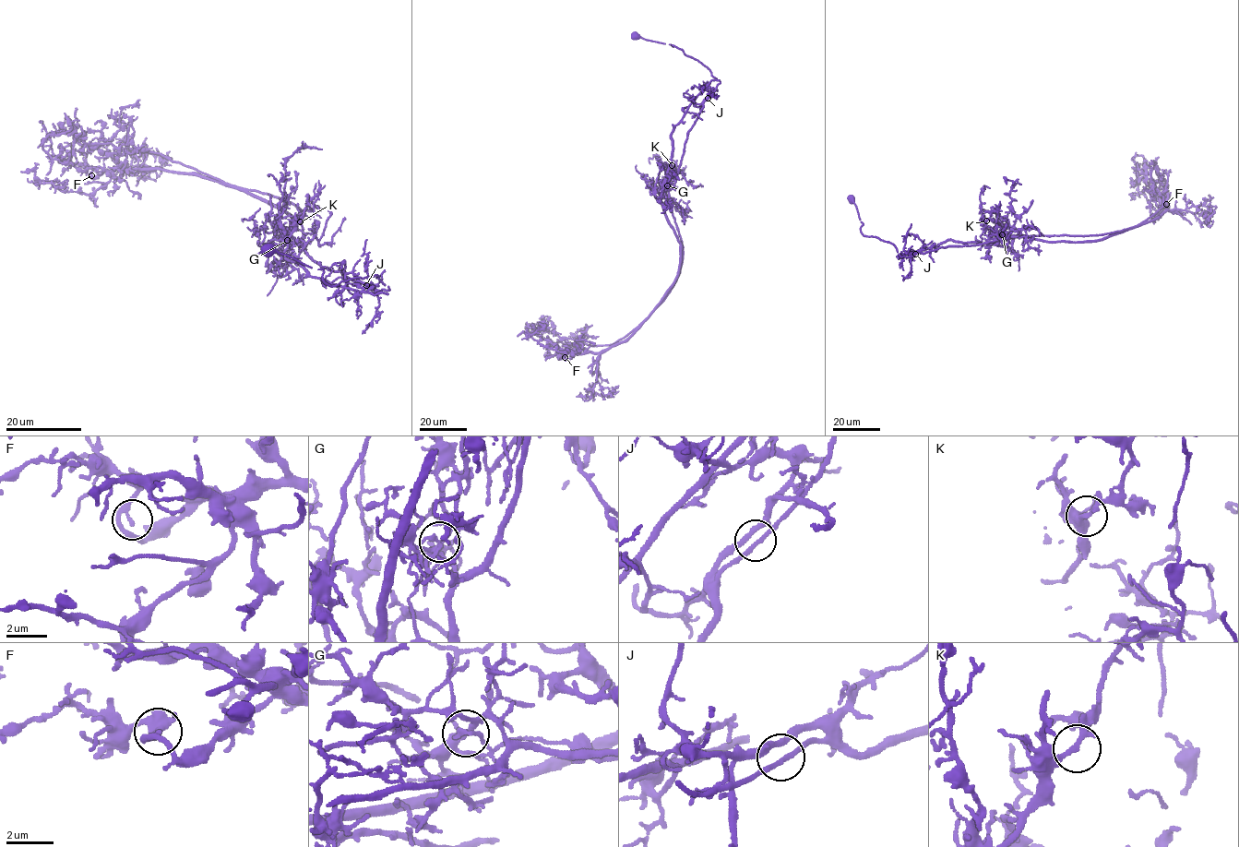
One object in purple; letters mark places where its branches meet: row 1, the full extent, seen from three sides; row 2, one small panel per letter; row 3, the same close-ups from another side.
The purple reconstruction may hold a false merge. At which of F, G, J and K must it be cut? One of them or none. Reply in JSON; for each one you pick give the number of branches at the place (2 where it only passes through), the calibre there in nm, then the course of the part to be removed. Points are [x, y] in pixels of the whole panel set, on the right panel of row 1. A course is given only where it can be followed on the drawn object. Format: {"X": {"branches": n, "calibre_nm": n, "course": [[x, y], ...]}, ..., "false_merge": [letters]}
{"G": {"branches": 2, "calibre_nm": 160, "course": [[1002, 234], [1095, 235], [1139, 224], [1162, 207], [1163, 201], [1154, 184], [1147, 177], [1143, 167], [1146, 160]]}, "false_merge": ["G"]}

